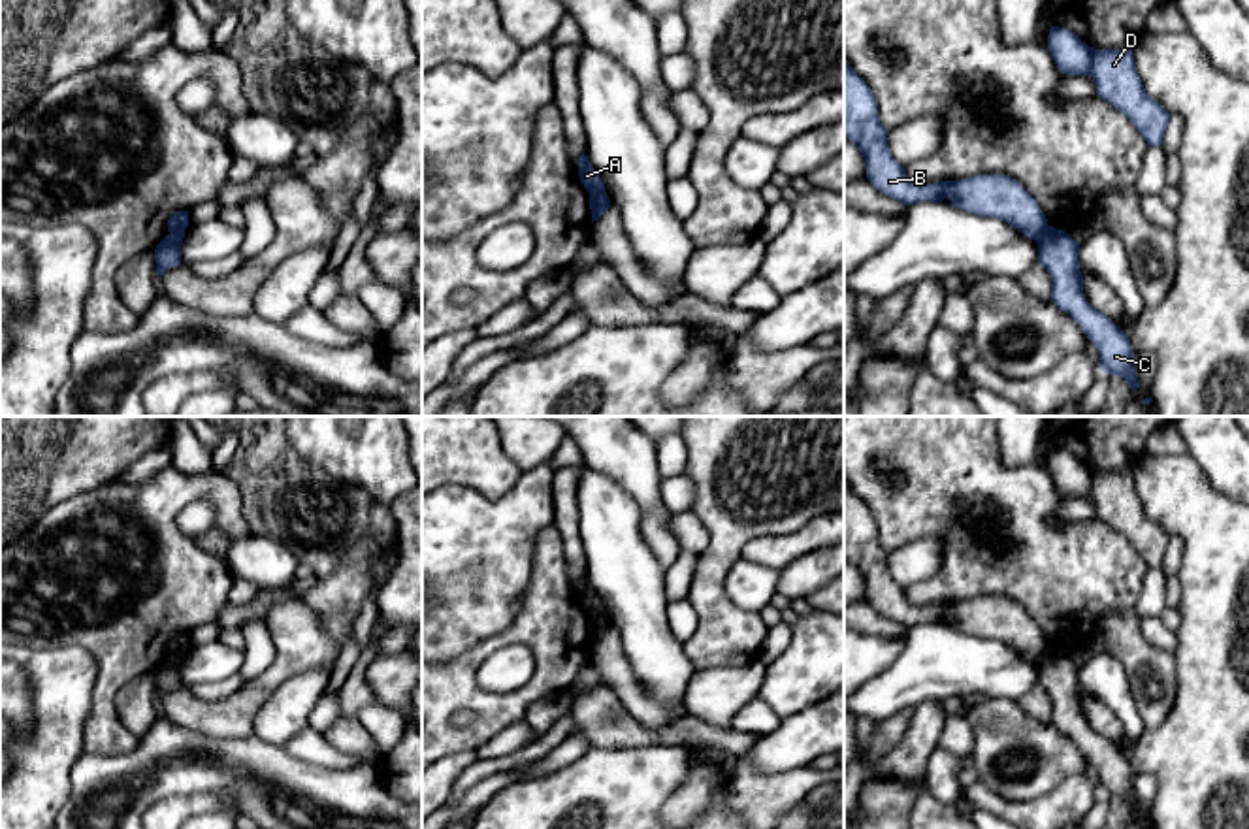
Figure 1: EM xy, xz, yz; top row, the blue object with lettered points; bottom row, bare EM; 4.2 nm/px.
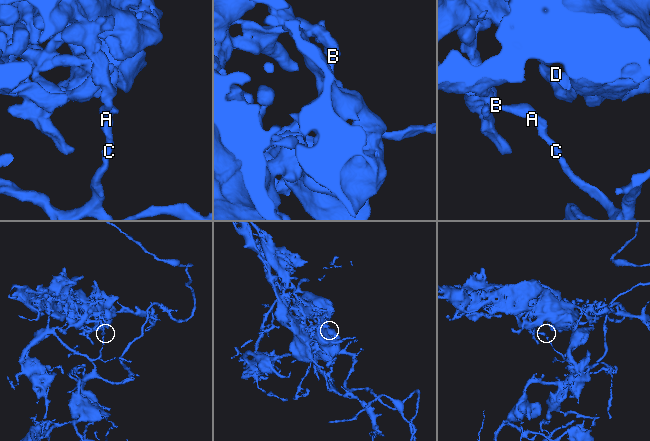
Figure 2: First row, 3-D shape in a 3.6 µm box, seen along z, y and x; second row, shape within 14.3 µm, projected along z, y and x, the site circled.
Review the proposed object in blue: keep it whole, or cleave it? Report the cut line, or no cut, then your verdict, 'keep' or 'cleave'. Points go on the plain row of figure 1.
cut yz (1048, 649), (1037, 664); cleave

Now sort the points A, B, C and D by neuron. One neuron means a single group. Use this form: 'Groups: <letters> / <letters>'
Groups: A B D / C

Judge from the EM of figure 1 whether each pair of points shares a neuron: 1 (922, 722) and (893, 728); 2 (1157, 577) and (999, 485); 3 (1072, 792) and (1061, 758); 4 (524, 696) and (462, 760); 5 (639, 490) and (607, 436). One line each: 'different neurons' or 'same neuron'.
1: different neurons
2: different neurons
3: different neurons
4: different neurons
5: same neuron

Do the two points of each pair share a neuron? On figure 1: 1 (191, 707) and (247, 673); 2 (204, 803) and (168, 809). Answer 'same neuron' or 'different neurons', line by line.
1: different neurons
2: same neuron

